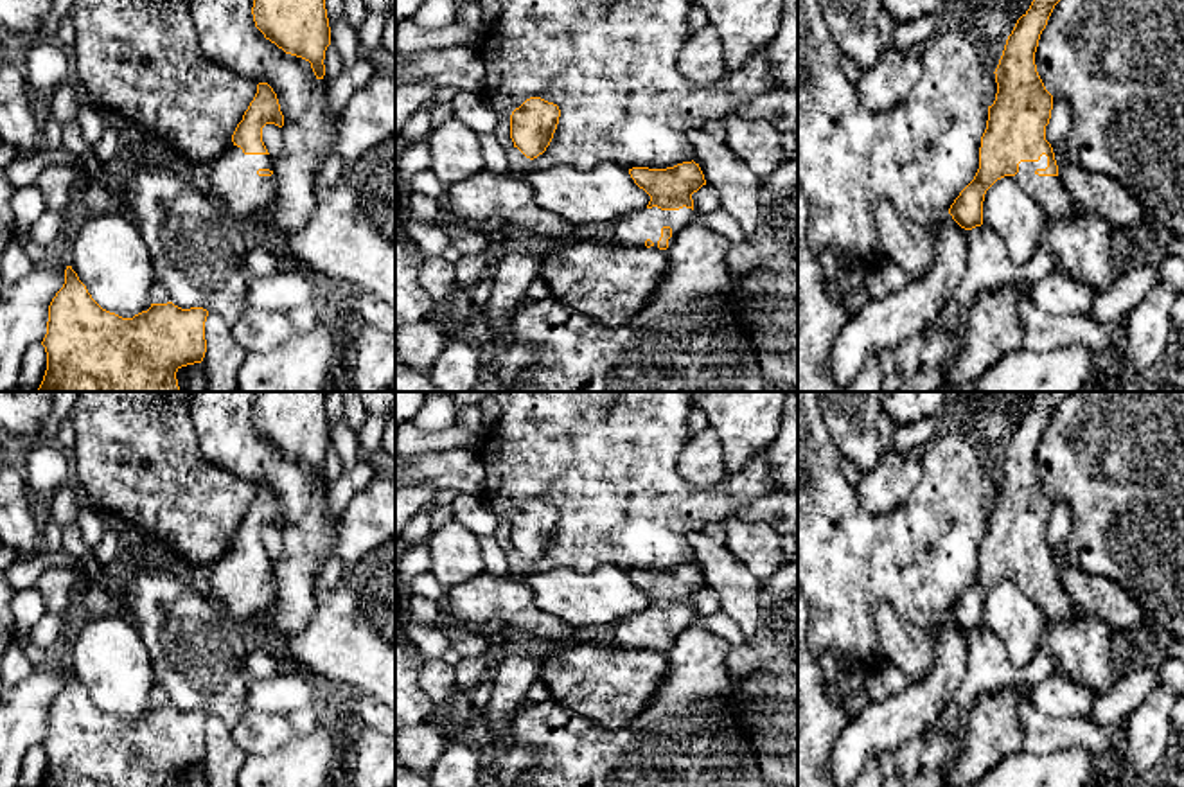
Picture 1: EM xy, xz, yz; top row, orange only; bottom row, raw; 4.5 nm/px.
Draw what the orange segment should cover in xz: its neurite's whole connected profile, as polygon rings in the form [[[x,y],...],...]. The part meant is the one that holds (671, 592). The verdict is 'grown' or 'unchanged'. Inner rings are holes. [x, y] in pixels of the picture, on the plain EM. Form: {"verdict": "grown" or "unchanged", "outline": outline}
{"verdict": "grown", "outline": [[[694,562],[667,571],[632,570],[629,577],[650,604],[616,623],[611,645],[622,650],[667,652],[692,625],[695,618],[692,597],[706,588],[704,577]]]}

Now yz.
{"verdict": "grown", "outline": [[[1037,392],[1029,411],[1006,442],[994,474],[997,496],[988,508],[979,571],[949,611],[952,622],[965,632],[983,627],[985,597],[1004,579],[1012,579],[1040,607],[1046,622],[1074,618],[1080,613],[1058,579],[1053,550],[1046,543],[1053,498],[1035,467],[1040,437],[1055,408],[1069,394]]]}

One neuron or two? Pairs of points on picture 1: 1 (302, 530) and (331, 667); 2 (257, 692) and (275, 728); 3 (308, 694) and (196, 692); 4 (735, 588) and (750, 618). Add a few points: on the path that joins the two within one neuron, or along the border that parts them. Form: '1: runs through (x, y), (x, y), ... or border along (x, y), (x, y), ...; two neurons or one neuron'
1: border along (318, 597), (311, 618), (291, 635); two neurons
2: border along (247, 710), (284, 714); two neurons
3: border along (250, 680), (245, 710); two neurons
4: runs through (741, 595), (746, 611); one neuron

